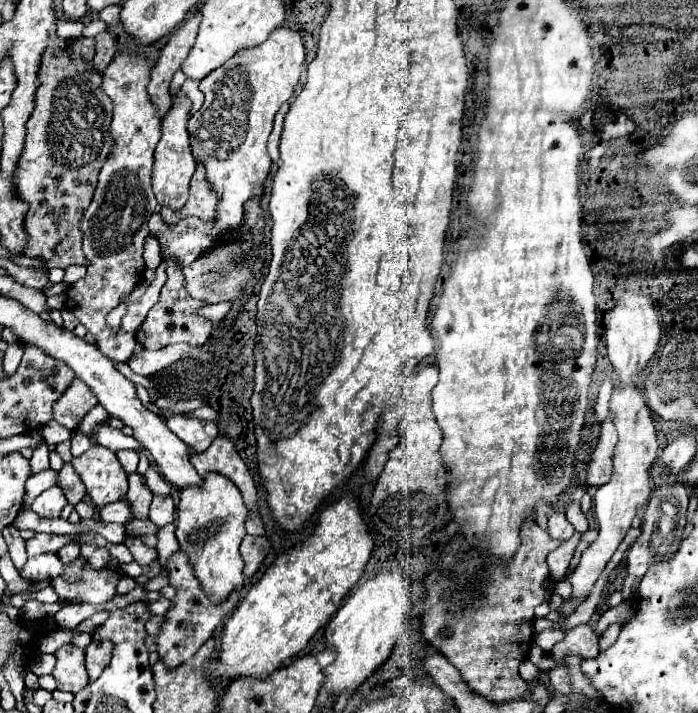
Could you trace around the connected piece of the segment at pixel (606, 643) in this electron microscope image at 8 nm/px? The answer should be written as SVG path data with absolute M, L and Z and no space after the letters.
M611 624L611 626L599 636L599 648L601 648L601 650L607 650L607 648L617 640L619 632L621 632L621 624Z

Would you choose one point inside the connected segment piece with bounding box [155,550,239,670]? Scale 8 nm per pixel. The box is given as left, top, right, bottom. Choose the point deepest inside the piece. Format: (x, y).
(192, 619)

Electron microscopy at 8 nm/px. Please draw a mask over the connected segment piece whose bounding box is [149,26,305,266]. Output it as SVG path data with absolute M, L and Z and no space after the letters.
M277 28L261 46L237 54L229 64L219 66L209 78L199 82L199 90L205 96L203 106L187 122L189 142L193 158L205 164L205 180L219 198L217 218L205 220L179 220L175 226L167 226L159 214L149 220L153 234L161 232L163 258L177 254L183 266L191 266L201 254L209 252L221 240L235 238L241 244L241 258L249 256L253 236L243 230L245 202L265 194L265 180L271 170L271 158L267 154L267 138L273 128L273 116L287 102L301 78L301 66L305 60L303 38L297 30Z

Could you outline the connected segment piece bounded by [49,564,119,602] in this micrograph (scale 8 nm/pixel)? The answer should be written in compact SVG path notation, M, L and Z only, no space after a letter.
M87 564L81 572L81 582L63 582L61 578L51 580L49 584L55 588L59 598L65 600L83 600L83 602L109 602L115 596L115 586L119 576L113 570L91 570Z

